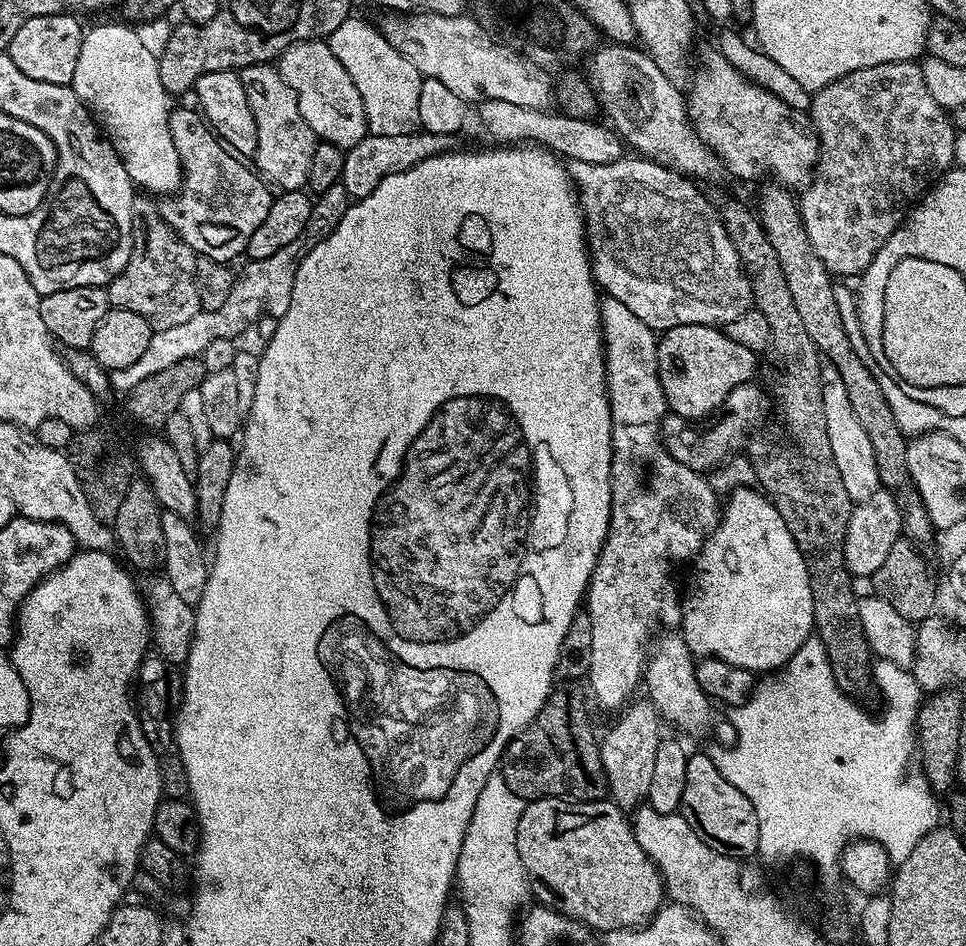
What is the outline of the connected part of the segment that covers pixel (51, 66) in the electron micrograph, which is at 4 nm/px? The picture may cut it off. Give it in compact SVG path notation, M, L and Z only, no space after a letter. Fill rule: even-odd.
M63 11L49 16L30 18L22 22L18 34L8 44L7 55L26 74L38 82L71 85L74 78L74 66L78 66L78 54L82 50L85 29L75 20L75 15Z

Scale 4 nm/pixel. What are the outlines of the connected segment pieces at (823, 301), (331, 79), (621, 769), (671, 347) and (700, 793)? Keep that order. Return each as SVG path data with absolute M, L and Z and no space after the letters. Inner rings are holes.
M768 183L772 184L766 185L760 192L758 219L765 234L770 238L770 246L774 246L774 254L778 254L778 262L782 262L782 274L786 274L786 284L790 286L794 306L802 318L802 326L806 326L806 334L810 334L811 343L828 355L828 360L832 363L829 365L840 375L840 381L846 386L846 394L850 394L850 406L857 415L862 430L866 430L866 435L870 437L870 446L874 446L874 462L878 462L880 483L896 497L903 535L911 540L913 545L928 544L934 535L932 516L919 492L910 483L906 462L909 437L898 426L898 418L894 418L894 410L890 410L890 402L886 402L878 386L876 372L867 363L864 365L852 349L852 340L844 329L840 304L836 301L835 290L832 289L833 277L826 270L826 266L822 266L822 258L814 254L814 246L810 246L806 226L800 217L797 197L779 183Z
M304 40L301 44L291 44L289 48L280 53L278 67L280 77L292 87L298 98L298 108L302 110L302 118L306 118L310 130L314 130L316 137L323 143L333 144L347 150L353 148L358 142L362 142L364 137L369 135L368 119L364 113L362 98L358 94L358 86L354 86L346 67L342 66L338 58L334 58L327 42Z
M647 699L629 703L619 713L620 721L599 741L600 765L608 783L607 795L623 810L635 810L645 803L654 771L654 758L662 739L662 717Z
M680 324L676 328L667 329L659 337L656 353L658 354L658 374L662 382L662 390L667 407L673 413L693 422L703 421L703 416L711 417L715 408L719 409L728 399L730 390L749 383L756 372L757 353L746 350L746 346L734 342L727 331L711 324Z
M693 751L686 762L686 790L682 790L679 815L708 841L712 851L733 858L757 855L760 847L758 814L750 798L746 798L738 786L731 784L720 773L719 763L704 752Z

